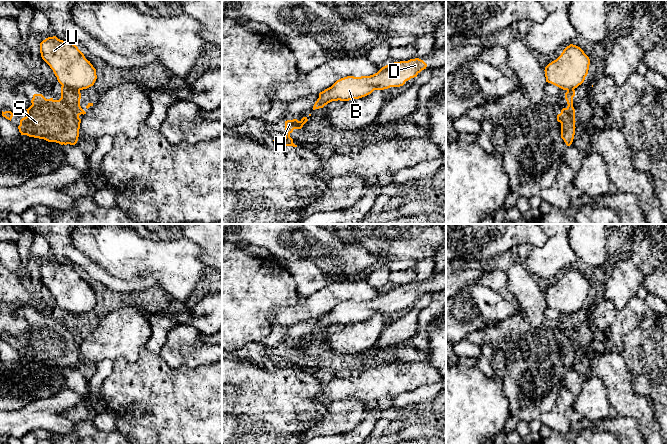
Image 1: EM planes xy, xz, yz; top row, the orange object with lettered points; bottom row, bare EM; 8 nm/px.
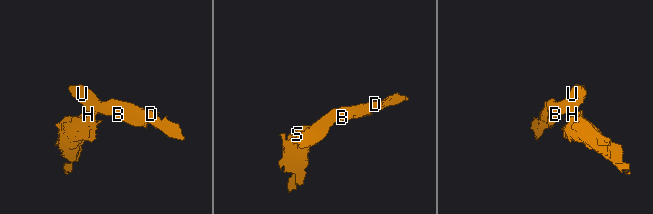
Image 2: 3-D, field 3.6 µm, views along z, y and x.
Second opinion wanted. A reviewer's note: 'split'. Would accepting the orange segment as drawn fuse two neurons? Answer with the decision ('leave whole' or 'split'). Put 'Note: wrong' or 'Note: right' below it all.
split
Note: right

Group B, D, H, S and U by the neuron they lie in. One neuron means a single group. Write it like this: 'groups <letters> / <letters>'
groups B D U / H S

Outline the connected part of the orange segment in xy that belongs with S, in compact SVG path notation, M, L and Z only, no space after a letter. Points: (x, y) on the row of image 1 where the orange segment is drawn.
M61 86L61 98L46 99L42 94L34 94L32 105L20 120L21 135L56 142L61 145L75 145L79 137L81 114L86 112L80 106L81 93Z

